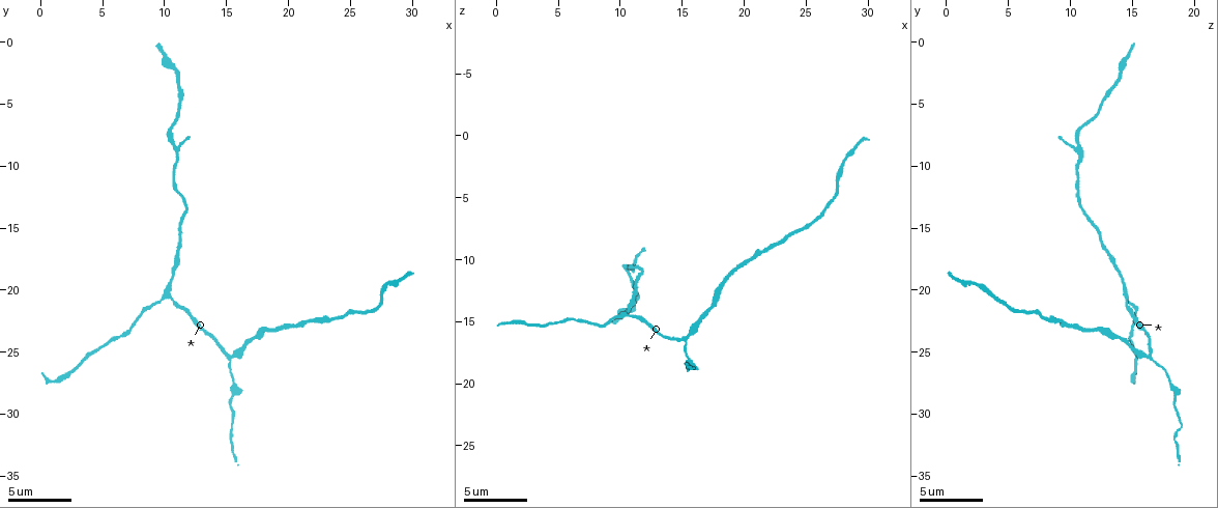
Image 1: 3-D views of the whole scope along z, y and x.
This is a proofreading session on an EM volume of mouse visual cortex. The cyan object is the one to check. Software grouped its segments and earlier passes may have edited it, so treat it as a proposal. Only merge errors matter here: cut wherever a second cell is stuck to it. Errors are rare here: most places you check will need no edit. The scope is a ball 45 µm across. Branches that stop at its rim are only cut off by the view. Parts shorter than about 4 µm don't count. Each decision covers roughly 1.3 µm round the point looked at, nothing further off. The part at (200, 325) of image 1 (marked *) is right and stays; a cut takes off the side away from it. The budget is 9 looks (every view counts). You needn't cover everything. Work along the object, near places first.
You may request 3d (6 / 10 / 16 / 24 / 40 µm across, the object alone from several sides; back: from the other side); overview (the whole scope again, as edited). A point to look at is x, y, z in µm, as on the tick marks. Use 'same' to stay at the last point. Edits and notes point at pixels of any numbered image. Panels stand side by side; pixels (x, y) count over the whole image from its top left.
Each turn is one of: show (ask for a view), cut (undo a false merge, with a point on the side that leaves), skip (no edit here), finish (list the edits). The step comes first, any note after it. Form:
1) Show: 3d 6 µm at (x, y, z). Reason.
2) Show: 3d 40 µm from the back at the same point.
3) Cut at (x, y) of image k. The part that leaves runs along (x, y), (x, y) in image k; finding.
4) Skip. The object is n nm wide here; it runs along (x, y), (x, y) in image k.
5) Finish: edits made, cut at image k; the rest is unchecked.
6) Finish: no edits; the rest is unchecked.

Show: 3d 10 µm at (21.8, 22.6, 9.2). A narrow waist.

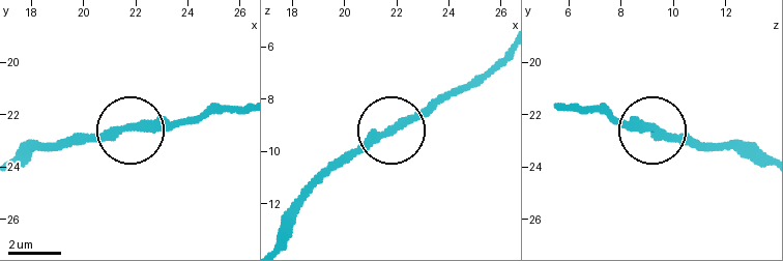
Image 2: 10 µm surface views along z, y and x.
Skip. It runs along (278, 237), (286, 218), (334, 171), (421, 117), (444, 92) in image 2; one cell here.

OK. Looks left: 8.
Show: 3d 6 µm at (15.4, 25.4, 16.4). A fork.

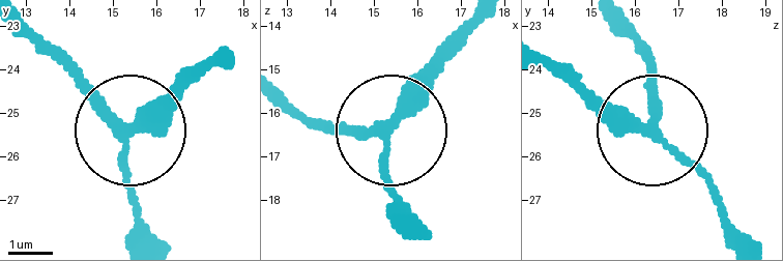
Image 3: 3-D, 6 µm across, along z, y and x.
Show: 3d 6 µm from the back at (15.35, 25.40, 16.35).

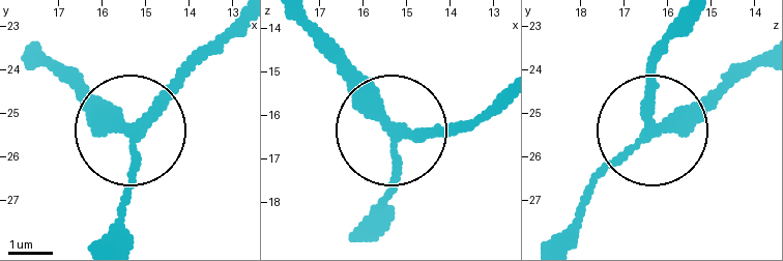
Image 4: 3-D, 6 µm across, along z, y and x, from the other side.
Skip. The object is 240 nm wide here; it runs along (235, 20), (139, 127), (124, 235) in image 4; continuous, no second cell.

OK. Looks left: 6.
Show: 3d 6 µm at (10.0, 20.6, 14.6). Branch point.

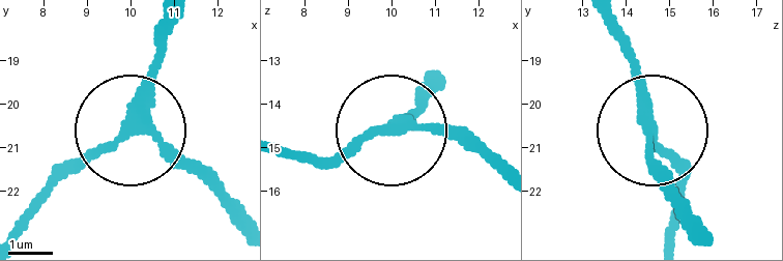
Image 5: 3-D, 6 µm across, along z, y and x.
Show: 3d 6 µm from the back at (10.05, 20.45, 14.55).

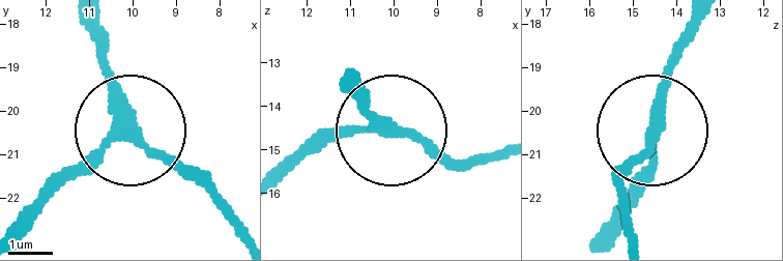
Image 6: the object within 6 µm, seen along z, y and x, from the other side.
Skip. The object is 230 nm wide here; it runs along (27, 221), (127, 135), (183, 165), (224, 205) in image 6; one cell here.

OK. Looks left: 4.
Show: 3d 16 µm at (18.0, 23.2, 12.4). Sudden change in width.

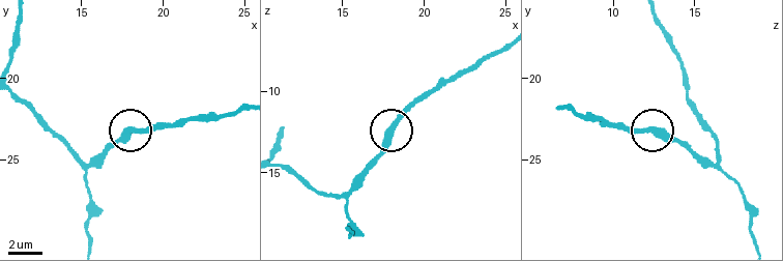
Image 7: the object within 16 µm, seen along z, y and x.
Skip. It runs along (705, 124), (717, 148), (713, 161), (671, 139), (622, 128) in image 7; one cell here.

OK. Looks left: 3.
Finish: no edits; the rest is unchecked.

